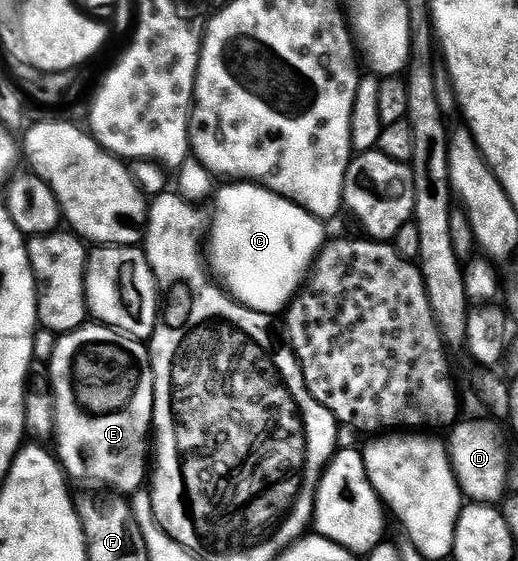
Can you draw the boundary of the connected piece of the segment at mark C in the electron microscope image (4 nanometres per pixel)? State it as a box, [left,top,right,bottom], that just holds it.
[209,182,324,315]

